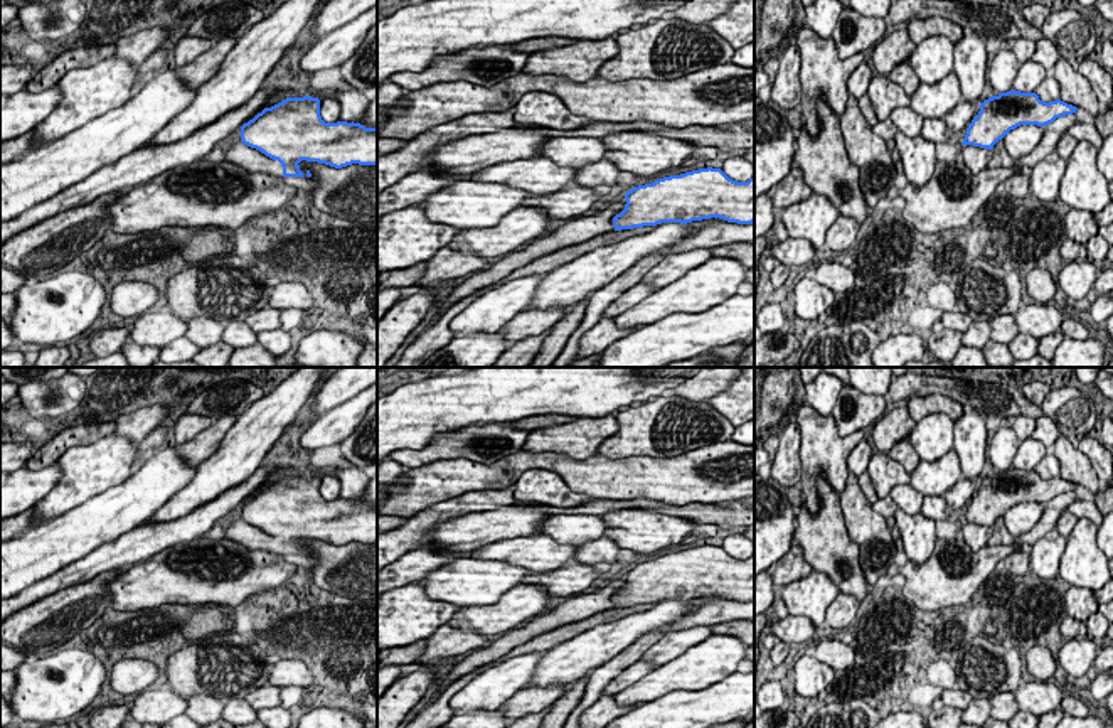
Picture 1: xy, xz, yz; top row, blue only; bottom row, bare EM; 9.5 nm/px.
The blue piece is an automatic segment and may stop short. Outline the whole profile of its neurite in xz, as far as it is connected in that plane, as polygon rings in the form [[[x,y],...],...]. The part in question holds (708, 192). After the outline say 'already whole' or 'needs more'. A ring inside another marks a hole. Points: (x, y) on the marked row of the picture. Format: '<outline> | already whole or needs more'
[[[707,167],[633,187],[594,216],[572,219],[477,271],[453,288],[450,297],[438,305],[438,313],[443,315],[456,302],[505,280],[512,271],[541,256],[598,234],[662,222],[687,224],[711,217],[753,224],[754,179],[738,182],[721,169]]] | needs more

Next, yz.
[[[1007,91],[980,103],[978,115],[967,128],[960,145],[963,163],[978,174],[988,167],[993,145],[1020,125],[1046,126],[1056,118],[1076,113],[1061,99],[1044,103],[1036,93]]] | needs more

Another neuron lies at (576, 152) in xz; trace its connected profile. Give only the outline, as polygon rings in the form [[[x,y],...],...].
[[[552,136],[539,150],[539,157],[576,169],[603,160],[604,153],[606,147],[598,136]]]

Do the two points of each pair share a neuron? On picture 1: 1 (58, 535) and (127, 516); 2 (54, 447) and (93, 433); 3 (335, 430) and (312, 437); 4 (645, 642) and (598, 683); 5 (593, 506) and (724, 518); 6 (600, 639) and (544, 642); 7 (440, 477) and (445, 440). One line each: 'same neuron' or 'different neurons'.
1: same neuron
2: same neuron
3: same neuron
4: same neuron
5: same neuron
6: different neurons
7: different neurons

